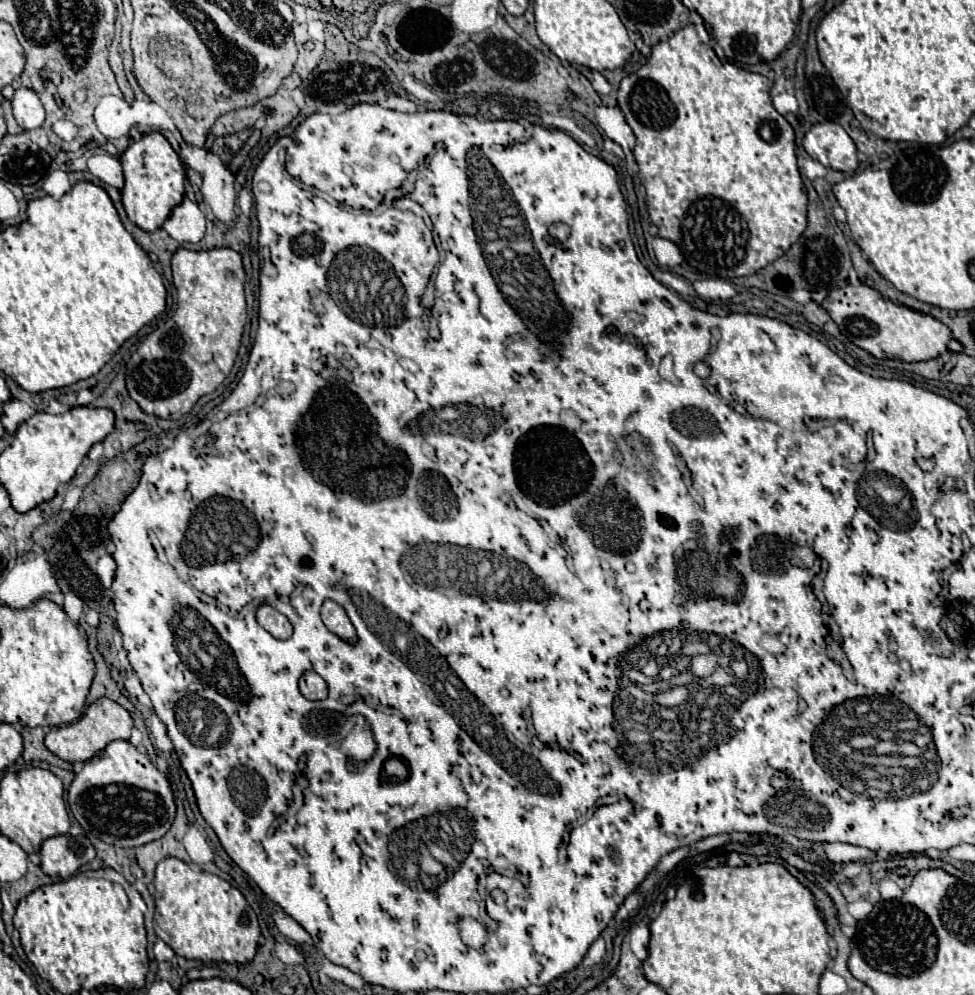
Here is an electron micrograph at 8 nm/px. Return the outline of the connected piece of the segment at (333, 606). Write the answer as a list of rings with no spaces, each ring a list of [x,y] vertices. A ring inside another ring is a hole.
[[[326,600],[322,604],[322,622],[326,624],[326,628],[332,634],[340,636],[348,644],[356,644],[358,642],[358,636],[354,632],[354,626],[352,626],[350,618],[346,616],[346,610],[340,604],[336,604],[334,600]]]

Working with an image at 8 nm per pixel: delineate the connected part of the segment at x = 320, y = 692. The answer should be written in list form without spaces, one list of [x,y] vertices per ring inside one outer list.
[[[302,674],[298,686],[302,696],[308,700],[324,700],[328,696],[328,686],[318,674]]]

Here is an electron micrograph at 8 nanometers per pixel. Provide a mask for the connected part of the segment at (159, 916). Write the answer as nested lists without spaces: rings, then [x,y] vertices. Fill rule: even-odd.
[[[166,858],[156,866],[156,936],[178,956],[200,962],[250,962],[256,954],[260,924],[246,898],[230,882],[192,870],[178,858]]]

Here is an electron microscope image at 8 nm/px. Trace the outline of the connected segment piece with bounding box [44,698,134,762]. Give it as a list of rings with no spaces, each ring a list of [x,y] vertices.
[[[100,698],[96,702],[92,702],[86,710],[86,714],[82,718],[78,718],[76,722],[72,724],[66,724],[66,726],[58,726],[58,728],[52,728],[48,734],[46,734],[46,748],[50,752],[54,752],[56,756],[60,756],[62,760],[68,760],[68,762],[86,762],[90,760],[92,756],[96,756],[98,752],[102,752],[102,748],[106,748],[112,740],[128,740],[130,738],[130,732],[132,732],[132,716],[126,708],[122,708],[118,702],[110,700],[110,698]]]

